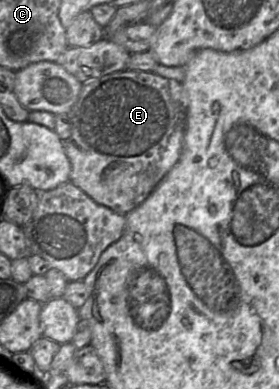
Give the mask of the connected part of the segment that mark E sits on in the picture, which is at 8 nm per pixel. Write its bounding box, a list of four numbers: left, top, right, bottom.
[63,69,186,215]

